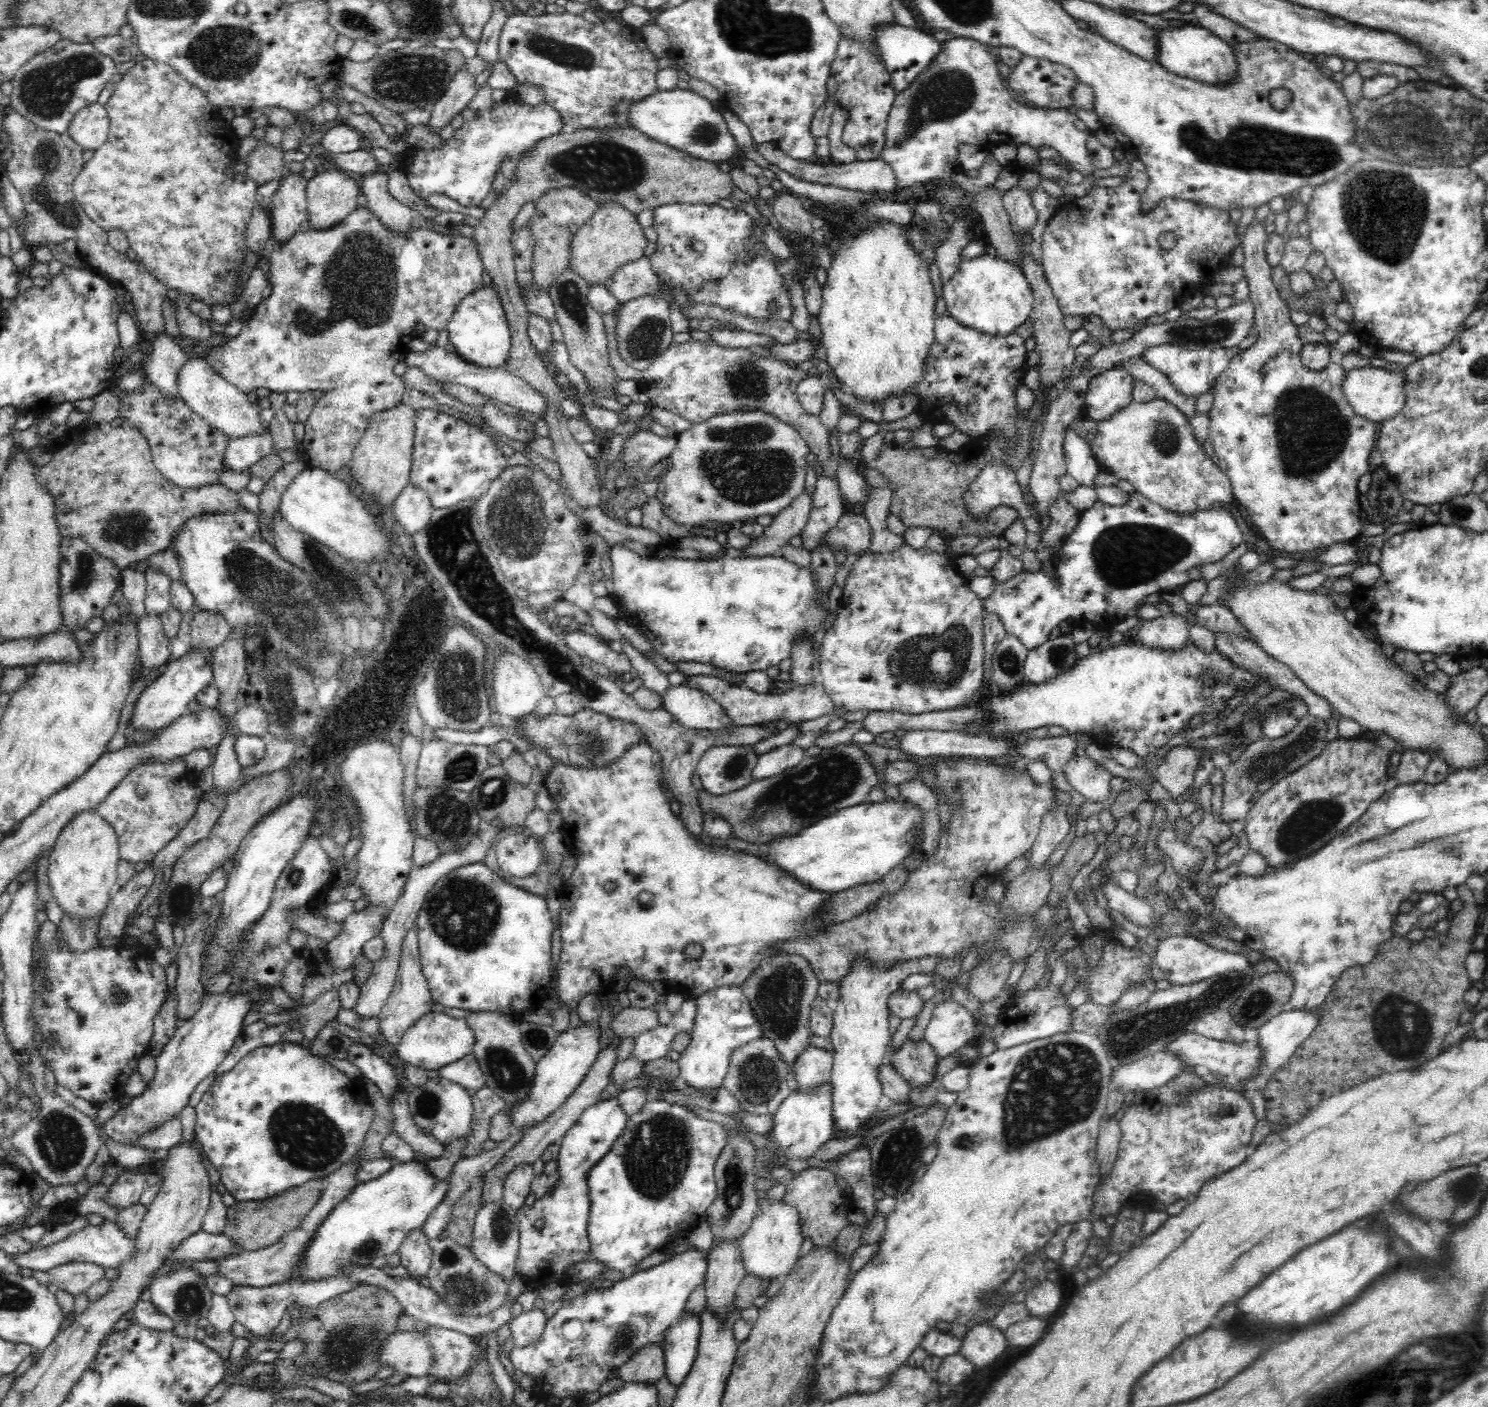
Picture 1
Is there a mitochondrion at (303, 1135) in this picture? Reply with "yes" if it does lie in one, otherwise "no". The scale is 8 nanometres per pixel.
yes

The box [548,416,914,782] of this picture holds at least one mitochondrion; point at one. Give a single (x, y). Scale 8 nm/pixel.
(741, 463)

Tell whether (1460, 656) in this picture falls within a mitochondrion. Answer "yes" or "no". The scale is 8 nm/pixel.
no

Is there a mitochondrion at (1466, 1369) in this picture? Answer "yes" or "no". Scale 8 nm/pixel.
no

